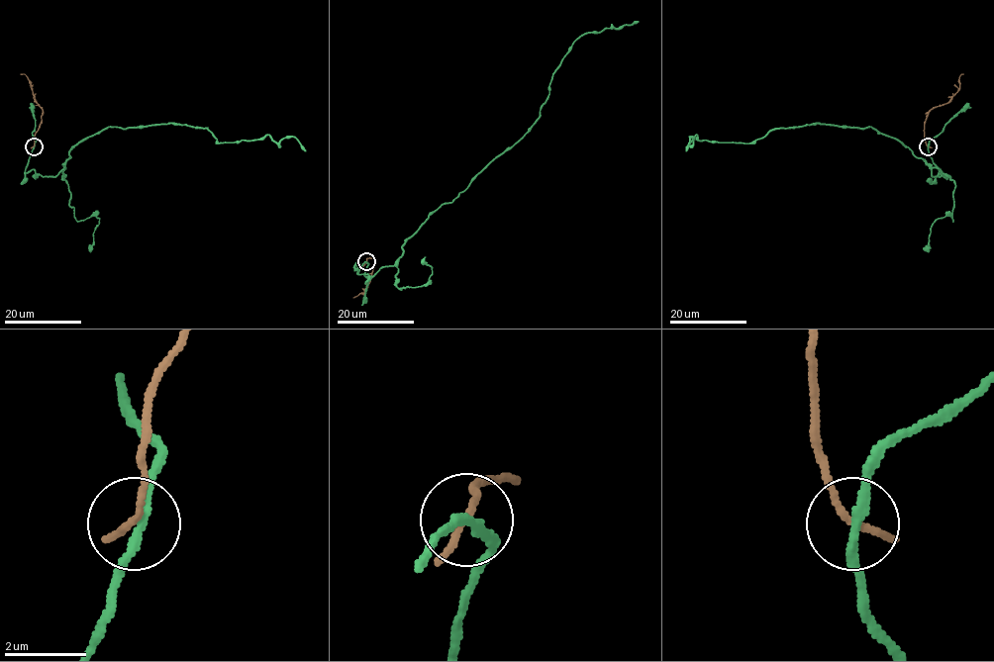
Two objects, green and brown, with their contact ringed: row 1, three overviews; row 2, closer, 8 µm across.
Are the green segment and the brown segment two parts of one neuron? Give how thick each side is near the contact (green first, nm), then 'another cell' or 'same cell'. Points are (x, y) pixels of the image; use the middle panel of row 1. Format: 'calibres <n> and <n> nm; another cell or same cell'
calibres 200 and 140 nm; another cell

